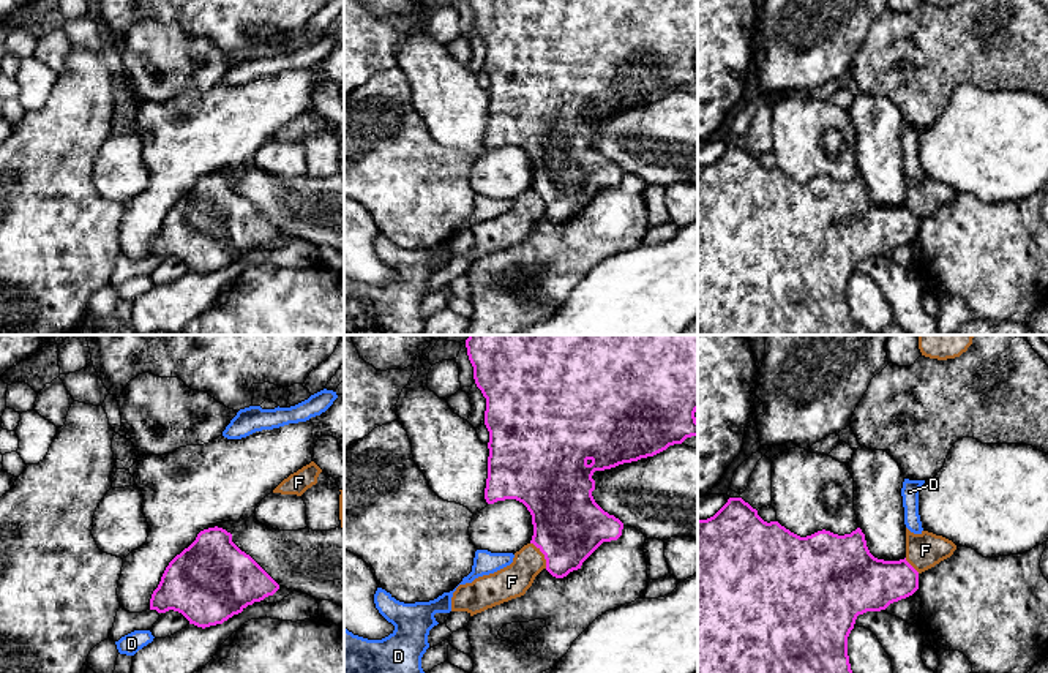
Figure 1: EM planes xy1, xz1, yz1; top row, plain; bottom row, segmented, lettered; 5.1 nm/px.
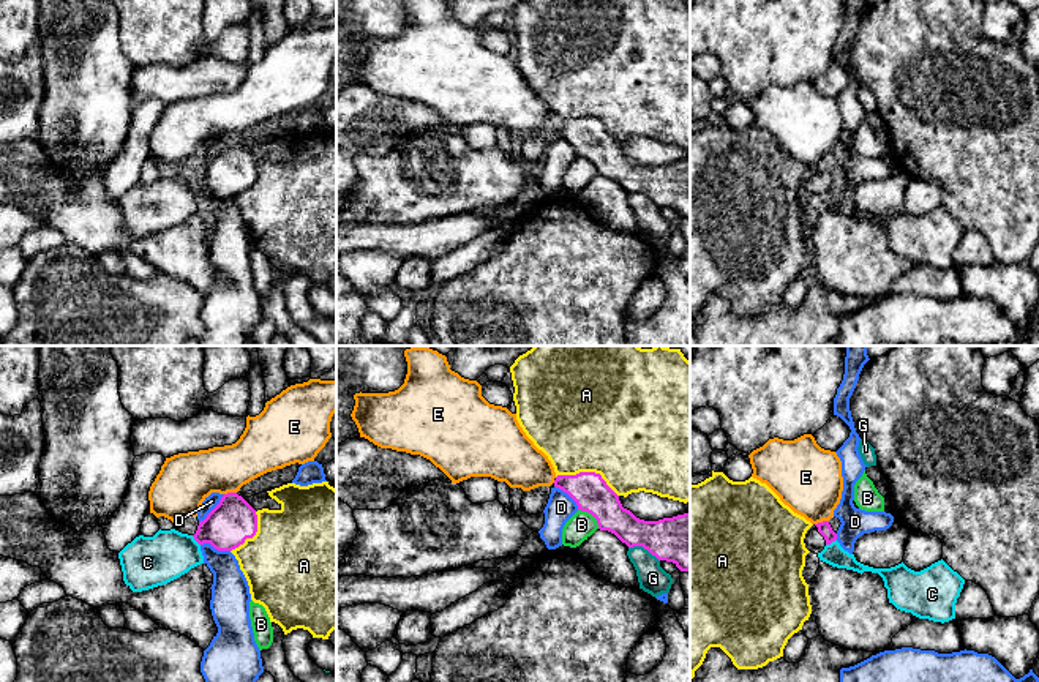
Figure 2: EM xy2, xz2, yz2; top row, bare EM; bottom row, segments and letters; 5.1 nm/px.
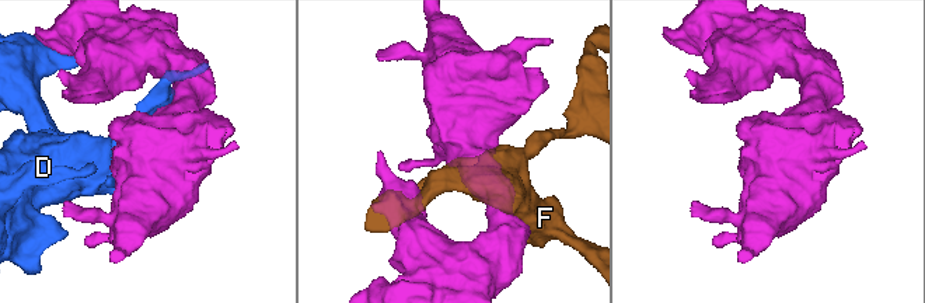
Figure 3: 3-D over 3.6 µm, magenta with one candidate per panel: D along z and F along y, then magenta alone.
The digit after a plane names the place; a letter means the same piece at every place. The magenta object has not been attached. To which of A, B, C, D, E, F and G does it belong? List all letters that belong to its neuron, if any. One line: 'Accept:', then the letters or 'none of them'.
Accept: none of them

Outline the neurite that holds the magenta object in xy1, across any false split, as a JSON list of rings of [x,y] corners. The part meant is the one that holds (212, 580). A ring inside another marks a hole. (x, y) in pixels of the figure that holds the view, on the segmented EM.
[[[208,528],[166,567],[150,610],[182,613],[189,624],[223,624],[248,605],[273,596],[279,585],[223,528]]]

